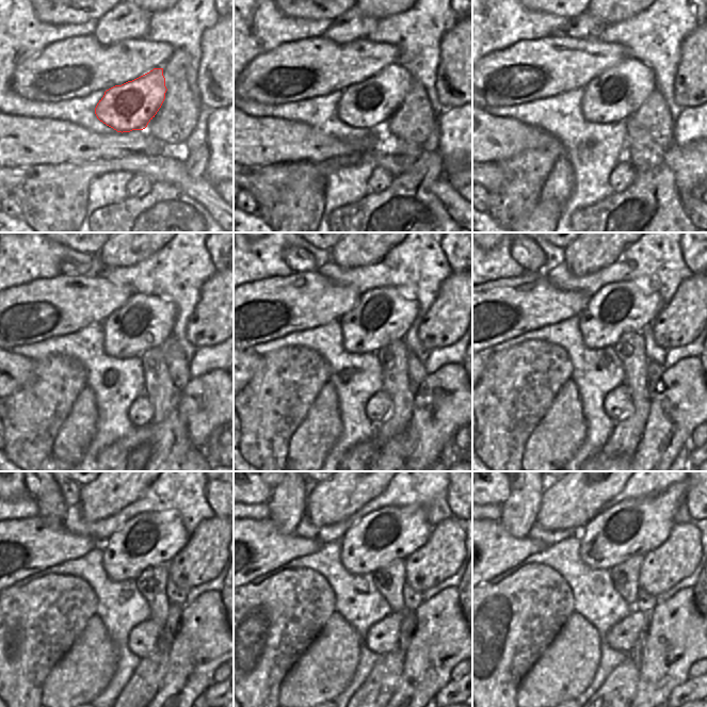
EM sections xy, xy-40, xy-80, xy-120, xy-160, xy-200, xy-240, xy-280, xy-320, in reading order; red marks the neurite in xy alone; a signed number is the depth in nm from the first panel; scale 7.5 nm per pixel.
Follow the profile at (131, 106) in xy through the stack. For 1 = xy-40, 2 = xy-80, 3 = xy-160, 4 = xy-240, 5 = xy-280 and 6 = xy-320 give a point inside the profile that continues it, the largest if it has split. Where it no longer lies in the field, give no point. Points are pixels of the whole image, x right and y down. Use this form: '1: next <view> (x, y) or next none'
1: next xy-40 (370, 103)
2: next xy-80 (614, 95)
3: next xy-160 (381, 316)
4: next xy-240 (150, 539)
5: next xy-280 (394, 532)
6: next xy-320 (633, 527)

